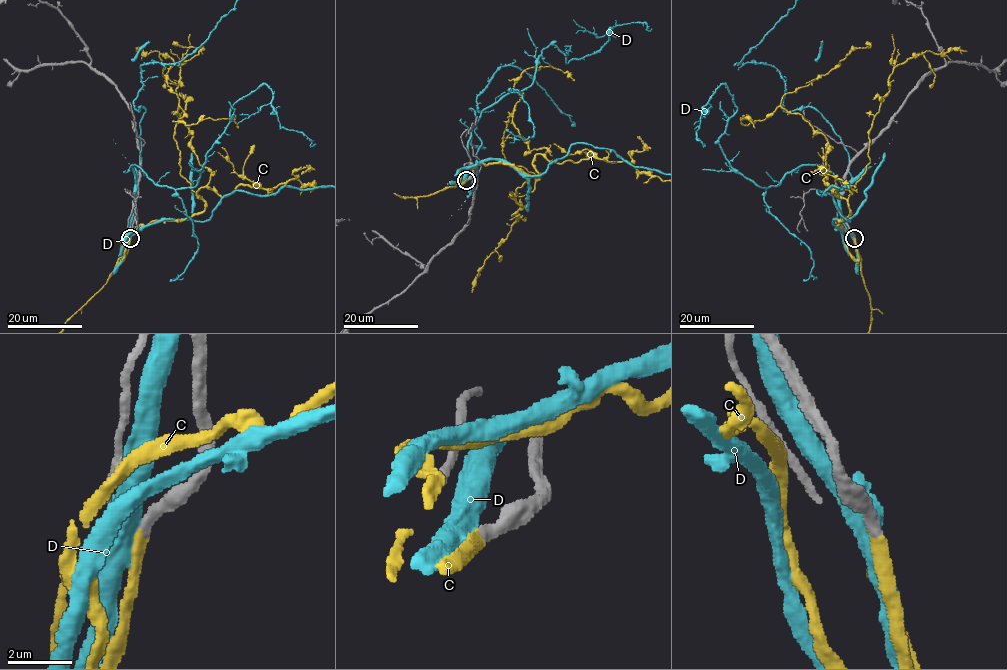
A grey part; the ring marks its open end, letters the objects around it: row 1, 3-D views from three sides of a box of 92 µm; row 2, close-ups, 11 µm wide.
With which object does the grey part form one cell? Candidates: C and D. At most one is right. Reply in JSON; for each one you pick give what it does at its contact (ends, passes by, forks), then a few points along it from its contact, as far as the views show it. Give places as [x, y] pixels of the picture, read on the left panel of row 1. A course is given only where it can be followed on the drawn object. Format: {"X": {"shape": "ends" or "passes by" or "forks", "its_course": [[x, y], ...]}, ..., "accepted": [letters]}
{"C": {"shape": "ends"}, "accepted": ["C"]}

